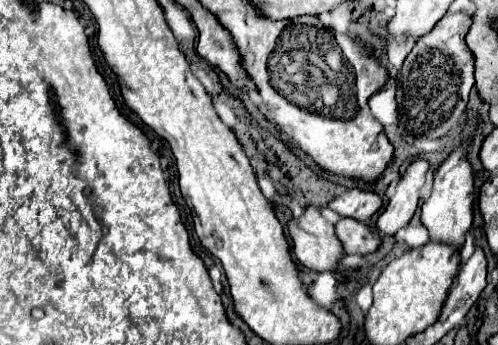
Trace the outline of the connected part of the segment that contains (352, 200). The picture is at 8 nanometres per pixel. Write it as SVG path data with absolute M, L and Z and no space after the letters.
M349 189L343 195L329 201L327 207L339 213L341 217L351 217L355 221L367 221L373 213L381 209L381 203L383 203L381 197L375 195L373 191Z

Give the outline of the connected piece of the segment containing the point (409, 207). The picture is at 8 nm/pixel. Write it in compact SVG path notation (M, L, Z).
M417 159L409 165L407 173L403 175L403 179L395 189L395 195L389 199L389 203L377 217L375 229L379 235L393 237L399 229L403 229L411 221L419 203L419 191L425 183L427 169L429 163L425 159Z

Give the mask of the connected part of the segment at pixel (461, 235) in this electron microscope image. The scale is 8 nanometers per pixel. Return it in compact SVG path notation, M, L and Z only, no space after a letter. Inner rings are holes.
M455 149L449 159L437 169L431 197L421 205L421 223L429 231L429 239L435 243L447 243L459 251L465 245L465 235L473 221L473 169L465 159L463 149Z

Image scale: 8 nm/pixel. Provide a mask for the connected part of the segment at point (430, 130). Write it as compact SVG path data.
M465 13L445 15L433 31L417 41L413 51L403 61L403 67L395 79L395 99L399 107L401 133L415 137L439 139L447 135L465 111L469 91L473 87L473 59L467 51L465 35L469 31L471 17Z

